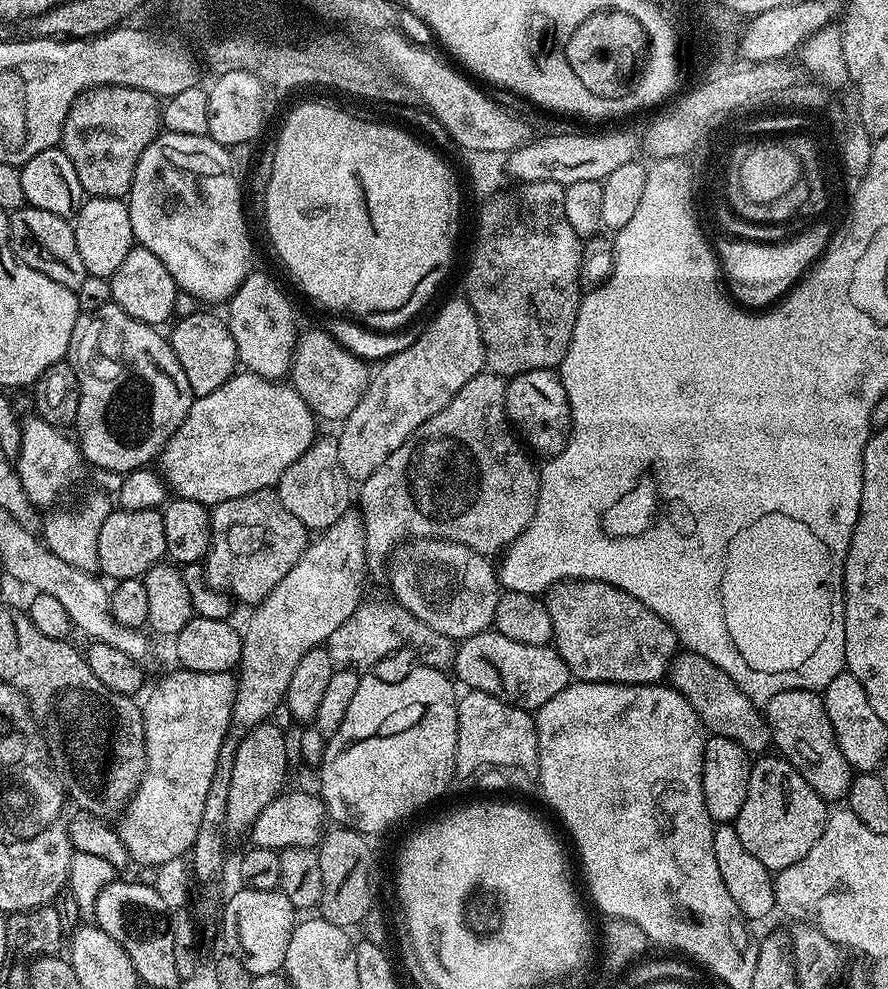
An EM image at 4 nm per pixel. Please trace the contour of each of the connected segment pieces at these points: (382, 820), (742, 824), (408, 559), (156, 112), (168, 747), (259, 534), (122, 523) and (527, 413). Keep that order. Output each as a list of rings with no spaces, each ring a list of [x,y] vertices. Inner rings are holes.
[[[415,667],[410,669],[401,680],[379,680],[378,677],[372,676],[376,674],[361,675],[360,681],[358,682],[358,690],[354,693],[354,698],[346,710],[346,718],[342,718],[342,726],[338,726],[338,730],[333,736],[327,737],[325,744],[328,745],[325,746],[324,757],[320,760],[320,789],[318,789],[318,795],[324,802],[325,813],[331,819],[333,816],[336,819],[333,821],[339,827],[353,828],[355,832],[361,834],[384,832],[391,824],[396,824],[399,820],[406,819],[411,812],[418,811],[423,804],[428,804],[431,800],[438,799],[447,790],[448,783],[454,780],[456,747],[458,746],[458,714],[456,713],[456,705],[458,703],[457,685],[450,679],[447,671],[439,668]]]
[[[764,754],[750,770],[746,802],[742,802],[734,827],[738,830],[738,838],[742,838],[742,846],[746,846],[762,866],[775,874],[810,854],[814,842],[818,842],[818,838],[822,838],[822,830],[826,830],[829,815],[829,805],[813,790],[810,782],[794,770],[789,760],[779,754]]]
[[[413,539],[393,547],[390,552],[392,561],[388,564],[388,584],[392,587],[391,599],[410,610],[418,622],[426,622],[430,630],[446,634],[454,642],[470,638],[479,632],[489,631],[496,619],[496,607],[502,595],[497,569],[489,557],[462,546],[456,540]]]
[[[103,84],[100,88],[88,88],[70,106],[59,147],[64,149],[66,158],[70,158],[70,163],[78,174],[78,182],[82,182],[85,197],[124,200],[132,189],[138,158],[142,158],[146,146],[150,146],[150,142],[154,142],[161,132],[162,104],[158,97],[146,90]]]
[[[175,670],[169,676],[164,676],[152,688],[152,693],[142,700],[144,714],[144,737],[146,738],[146,770],[142,782],[136,788],[136,793],[124,805],[119,813],[120,826],[118,833],[128,851],[129,861],[137,865],[155,865],[170,862],[172,859],[184,858],[191,853],[192,844],[198,834],[198,822],[202,822],[202,809],[206,802],[206,793],[210,790],[210,782],[214,778],[214,770],[218,766],[218,750],[222,750],[222,742],[230,734],[232,726],[232,707],[236,701],[236,676],[232,672],[189,672]]]
[[[272,490],[230,498],[215,505],[210,515],[212,545],[208,547],[204,564],[208,585],[227,592],[247,606],[261,604],[270,590],[294,570],[298,558],[302,558],[310,543],[309,529],[282,506],[279,496]]]
[[[112,510],[106,517],[98,537],[99,571],[109,581],[138,580],[166,556],[166,529],[162,526],[162,511]]]
[[[543,368],[511,377],[506,384],[504,408],[513,429],[537,457],[551,458],[562,454],[572,435],[572,411],[566,390],[555,371]]]

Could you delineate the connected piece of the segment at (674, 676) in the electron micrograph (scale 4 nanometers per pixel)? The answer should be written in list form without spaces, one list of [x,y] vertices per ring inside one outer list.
[[[687,650],[677,651],[668,665],[666,680],[671,687],[683,694],[694,706],[701,725],[711,735],[725,736],[738,746],[742,746],[750,754],[764,754],[769,751],[772,744],[772,732],[768,729],[768,721],[765,720],[763,711],[752,703],[742,690],[714,662],[702,658],[702,654],[694,654]]]

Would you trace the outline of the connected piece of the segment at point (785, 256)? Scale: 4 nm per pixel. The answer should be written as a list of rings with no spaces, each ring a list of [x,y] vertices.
[[[817,222],[813,232],[805,235],[797,231],[795,236],[781,244],[759,244],[759,239],[749,243],[737,243],[730,249],[731,259],[722,270],[726,287],[741,305],[752,310],[764,310],[775,305],[795,285],[796,281],[821,259],[819,250],[830,231],[829,225]]]

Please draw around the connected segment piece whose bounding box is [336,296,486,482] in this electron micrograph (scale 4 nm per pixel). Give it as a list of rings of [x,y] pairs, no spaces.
[[[458,296],[448,301],[425,326],[421,336],[417,335],[406,350],[389,356],[377,368],[380,369],[371,373],[368,388],[362,394],[362,402],[354,406],[348,419],[343,421],[341,428],[344,429],[336,436],[338,462],[342,462],[342,470],[352,482],[363,482],[370,478],[370,474],[374,474],[374,470],[378,470],[378,466],[382,466],[382,462],[386,462],[386,458],[390,458],[390,454],[394,454],[394,450],[398,450],[398,446],[402,446],[402,442],[406,442],[406,438],[410,438],[410,434],[422,426],[422,422],[434,418],[434,414],[448,405],[450,398],[454,398],[454,394],[458,394],[458,390],[462,390],[470,378],[485,371],[482,330],[467,299]]]

